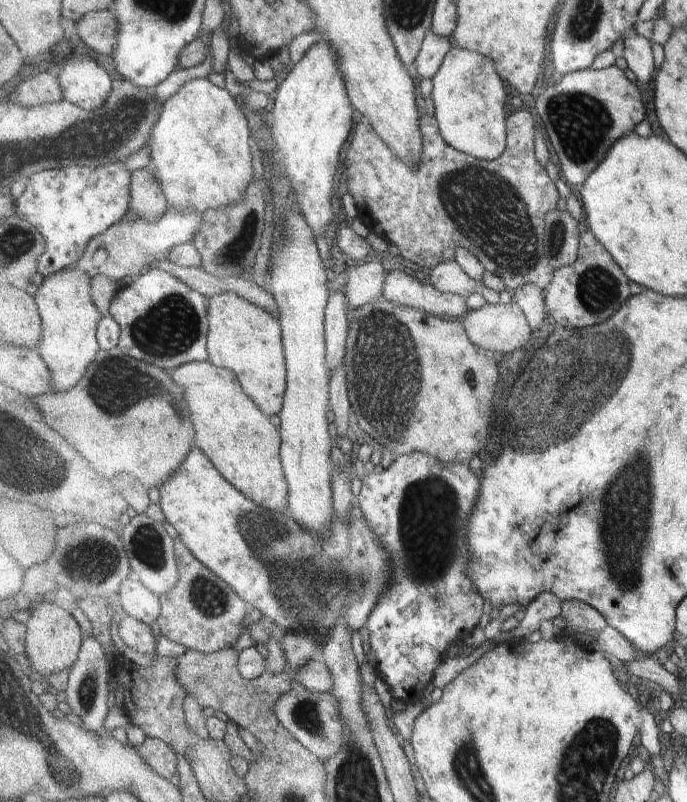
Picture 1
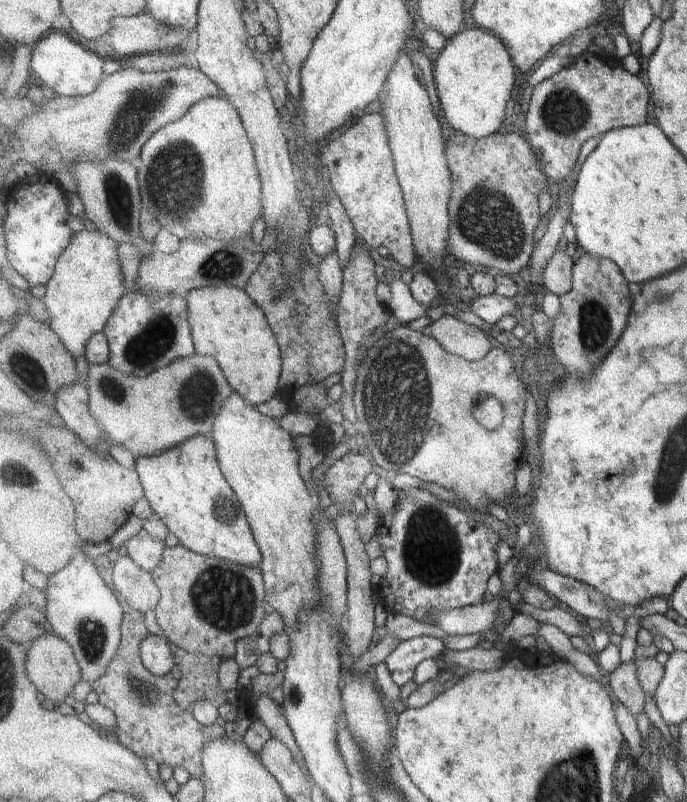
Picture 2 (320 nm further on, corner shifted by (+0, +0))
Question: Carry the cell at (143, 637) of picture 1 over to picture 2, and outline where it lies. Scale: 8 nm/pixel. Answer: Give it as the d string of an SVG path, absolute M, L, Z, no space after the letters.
M147 634L140 647L142 663L157 676L167 676L176 672L176 660L171 652L168 639Z

